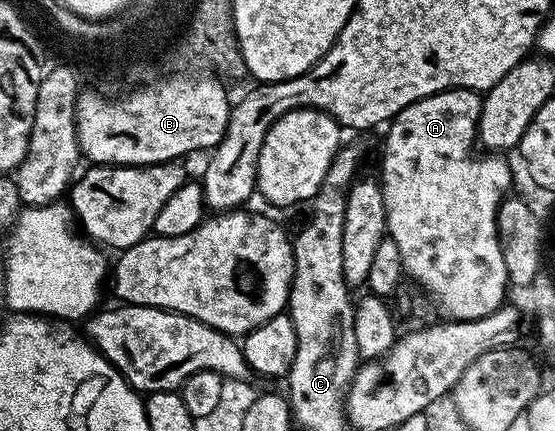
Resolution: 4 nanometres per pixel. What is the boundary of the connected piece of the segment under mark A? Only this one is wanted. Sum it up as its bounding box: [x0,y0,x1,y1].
[382,91,514,321]

